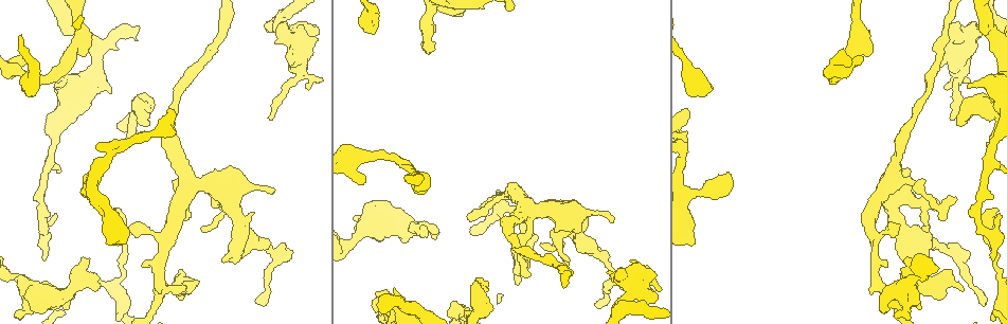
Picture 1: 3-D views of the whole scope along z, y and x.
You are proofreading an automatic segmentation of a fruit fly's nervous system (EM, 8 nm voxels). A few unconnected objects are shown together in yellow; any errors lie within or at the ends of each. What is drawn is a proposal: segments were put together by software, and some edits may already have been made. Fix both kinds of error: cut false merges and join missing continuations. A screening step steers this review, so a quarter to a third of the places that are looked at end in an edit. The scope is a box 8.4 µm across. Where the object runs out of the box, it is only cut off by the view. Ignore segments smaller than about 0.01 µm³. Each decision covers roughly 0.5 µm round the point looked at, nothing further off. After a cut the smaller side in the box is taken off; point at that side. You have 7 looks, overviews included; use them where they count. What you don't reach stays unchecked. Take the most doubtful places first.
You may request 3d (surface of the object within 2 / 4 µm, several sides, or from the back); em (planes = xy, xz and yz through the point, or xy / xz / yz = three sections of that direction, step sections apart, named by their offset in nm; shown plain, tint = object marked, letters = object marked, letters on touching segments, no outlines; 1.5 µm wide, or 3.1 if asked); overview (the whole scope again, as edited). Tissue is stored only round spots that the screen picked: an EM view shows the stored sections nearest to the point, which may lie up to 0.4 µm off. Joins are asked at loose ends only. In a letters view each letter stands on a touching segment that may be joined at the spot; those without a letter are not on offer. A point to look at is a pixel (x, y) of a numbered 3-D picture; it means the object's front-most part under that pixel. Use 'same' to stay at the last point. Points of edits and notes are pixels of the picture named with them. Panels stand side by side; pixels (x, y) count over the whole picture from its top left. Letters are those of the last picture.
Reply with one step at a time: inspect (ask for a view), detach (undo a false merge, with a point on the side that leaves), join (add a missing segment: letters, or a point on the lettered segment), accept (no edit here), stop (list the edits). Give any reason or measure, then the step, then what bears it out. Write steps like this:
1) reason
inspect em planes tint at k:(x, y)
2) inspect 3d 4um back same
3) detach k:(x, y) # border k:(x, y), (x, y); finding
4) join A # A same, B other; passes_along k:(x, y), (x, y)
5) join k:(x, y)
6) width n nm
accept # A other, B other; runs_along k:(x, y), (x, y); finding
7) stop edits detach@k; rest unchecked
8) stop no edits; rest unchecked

inspect em xz step 4 letters at 1:(946, 87)

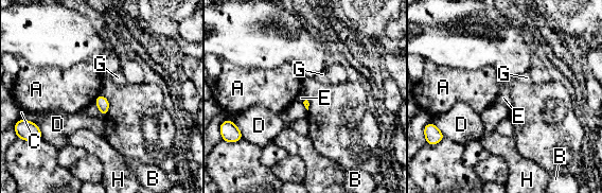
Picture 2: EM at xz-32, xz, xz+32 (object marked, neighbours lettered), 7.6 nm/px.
accept # A other, B other, C other, D other, E other, G other, H other; border 2:(100, 92), (93, 101); none of them fits

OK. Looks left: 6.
free end
inspect 3d 2um back at 1:(920, 309)

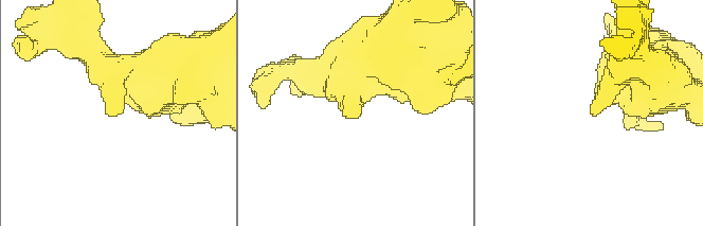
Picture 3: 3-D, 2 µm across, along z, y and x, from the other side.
shape alone is not enough
inspect em planes letters at 3:(107, 112)

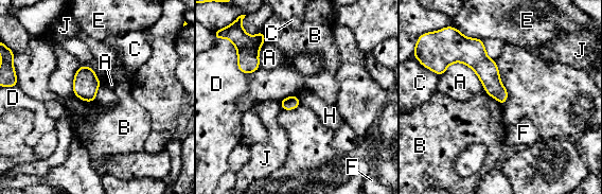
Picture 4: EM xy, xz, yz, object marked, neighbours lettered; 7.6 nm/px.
accept # A other, B other, C other, D other, E other, F other, H other, J other; runs_along 4:(478, 41), (478, 60), (501, 101); none of them fits

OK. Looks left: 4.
stops while still wide
inspect em planes plain at 1:(313, 26)

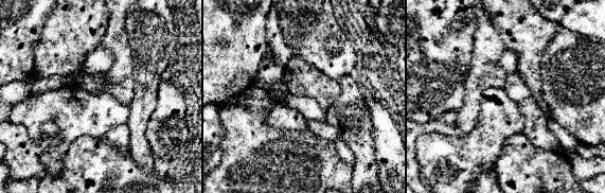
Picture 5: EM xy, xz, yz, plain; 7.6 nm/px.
inspect em planes tint same

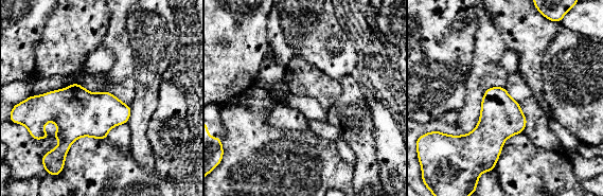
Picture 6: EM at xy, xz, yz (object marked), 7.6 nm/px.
inspect em planes letters same

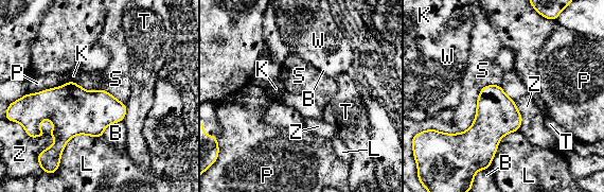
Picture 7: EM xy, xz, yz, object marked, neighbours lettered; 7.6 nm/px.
accept # B other, K other, L other, P other, S other, T other, W other, Z other; border 7:(499, 84), (466, 129), (443, 133); none of them fits

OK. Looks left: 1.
stop no edits; rest unchecked

